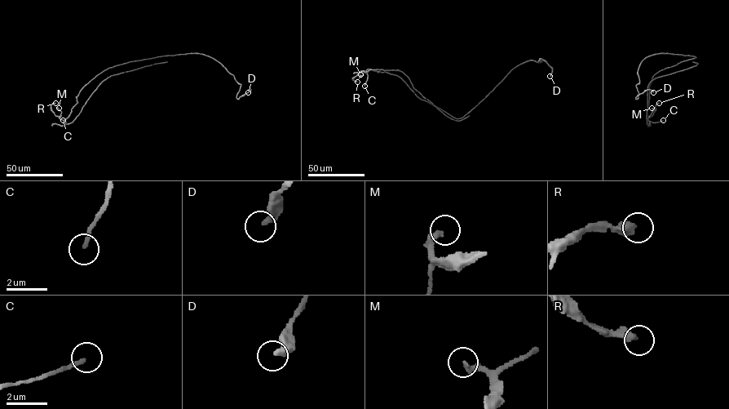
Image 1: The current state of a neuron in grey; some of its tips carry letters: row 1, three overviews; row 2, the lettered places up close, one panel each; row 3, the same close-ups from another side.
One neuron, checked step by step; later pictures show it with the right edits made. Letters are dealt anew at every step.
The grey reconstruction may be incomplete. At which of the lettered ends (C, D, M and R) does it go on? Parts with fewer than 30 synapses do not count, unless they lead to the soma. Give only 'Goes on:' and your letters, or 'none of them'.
Goes on: C

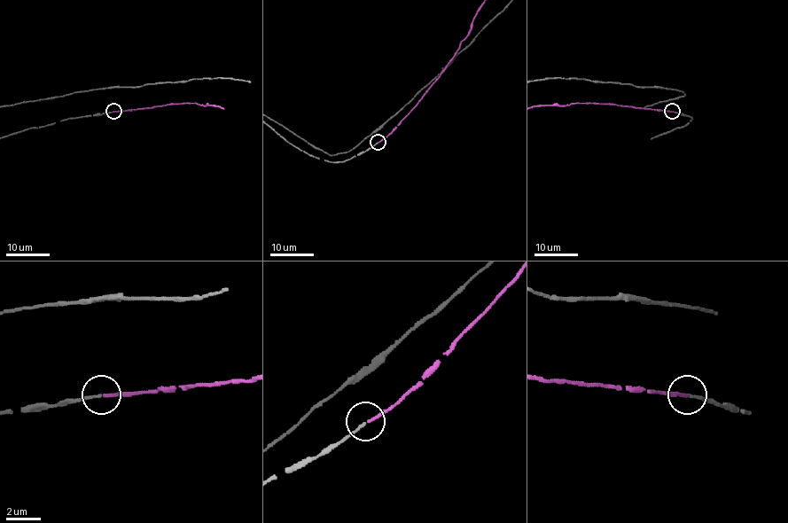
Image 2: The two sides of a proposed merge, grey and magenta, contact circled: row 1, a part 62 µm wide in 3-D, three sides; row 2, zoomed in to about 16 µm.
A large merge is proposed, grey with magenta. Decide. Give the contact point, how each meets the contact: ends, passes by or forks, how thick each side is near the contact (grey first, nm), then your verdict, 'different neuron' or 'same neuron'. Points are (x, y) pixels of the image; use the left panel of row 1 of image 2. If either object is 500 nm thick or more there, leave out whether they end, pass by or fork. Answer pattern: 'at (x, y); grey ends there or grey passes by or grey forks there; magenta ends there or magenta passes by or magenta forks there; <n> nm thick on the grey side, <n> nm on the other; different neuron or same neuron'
at (113, 111); grey ends there; magenta ends there; 140 nm thick on the grey side, 160 nm on the other; same neuron

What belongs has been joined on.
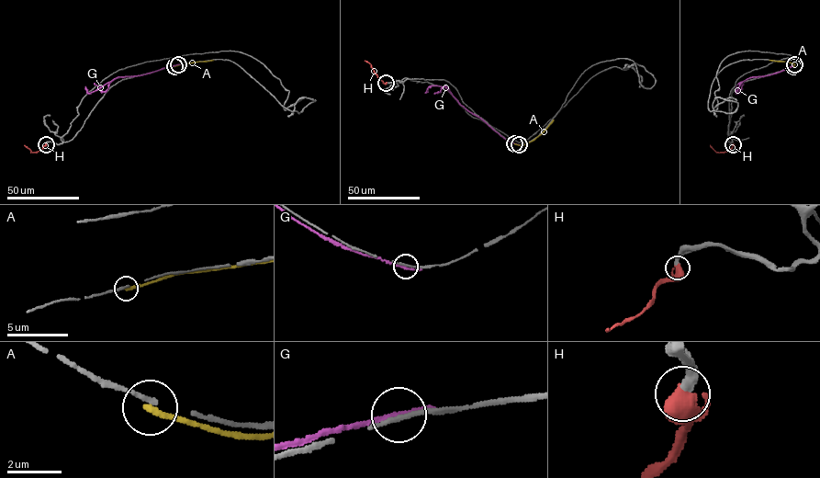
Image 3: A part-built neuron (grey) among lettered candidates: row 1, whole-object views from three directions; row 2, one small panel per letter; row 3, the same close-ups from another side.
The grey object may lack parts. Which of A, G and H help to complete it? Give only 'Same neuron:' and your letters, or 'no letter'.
Same neuron: H

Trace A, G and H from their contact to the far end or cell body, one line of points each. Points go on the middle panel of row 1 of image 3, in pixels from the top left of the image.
A: (514, 143), (524, 145), (533, 141), (554, 119)
G: (519, 144), (504, 139), (466, 109), (443, 87), (430, 86), (425, 92)
H: (386, 83), (365, 61)

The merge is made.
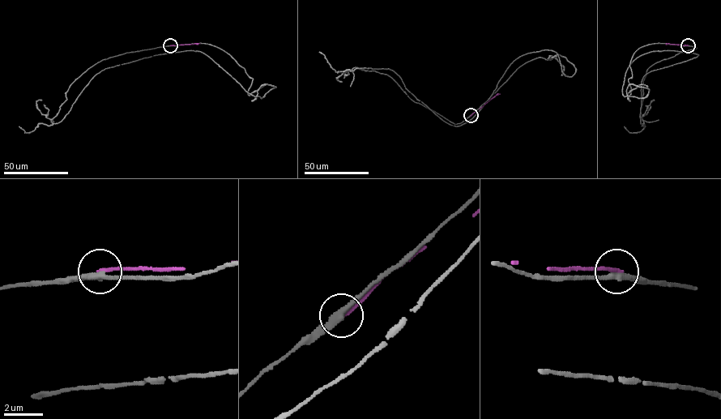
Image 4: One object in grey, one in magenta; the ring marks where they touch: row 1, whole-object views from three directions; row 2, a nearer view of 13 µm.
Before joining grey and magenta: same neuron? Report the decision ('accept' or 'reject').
reject

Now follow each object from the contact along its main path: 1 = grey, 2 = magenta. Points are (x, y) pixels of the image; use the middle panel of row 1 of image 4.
1: (471, 116), (454, 124), (386, 74), (351, 70), (393, 70), (456, 126), (521, 56), (552, 50), (575, 73)
2: (471, 116), (500, 94)

